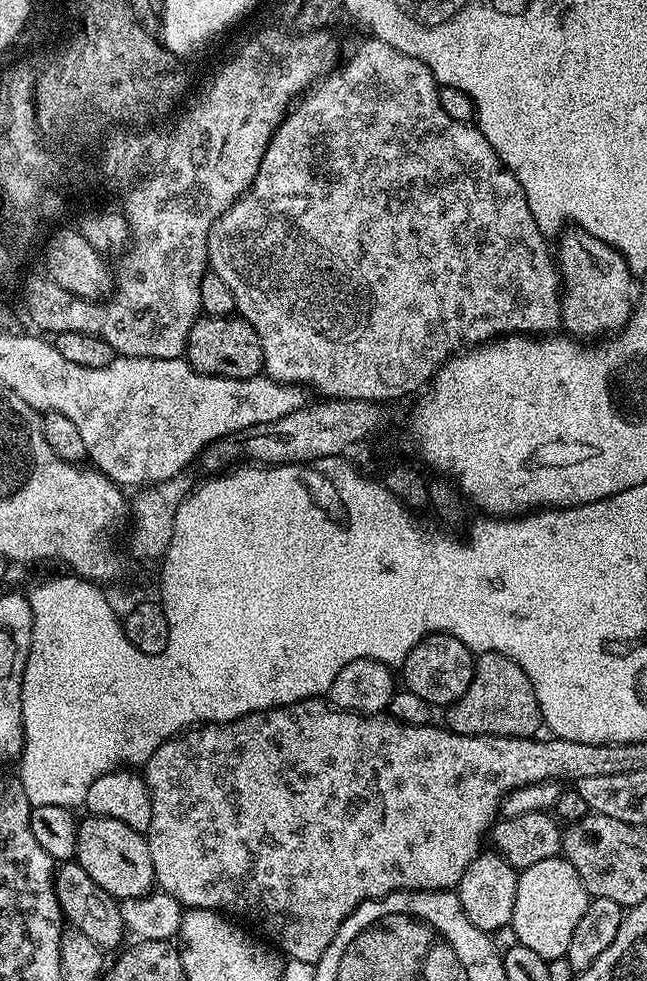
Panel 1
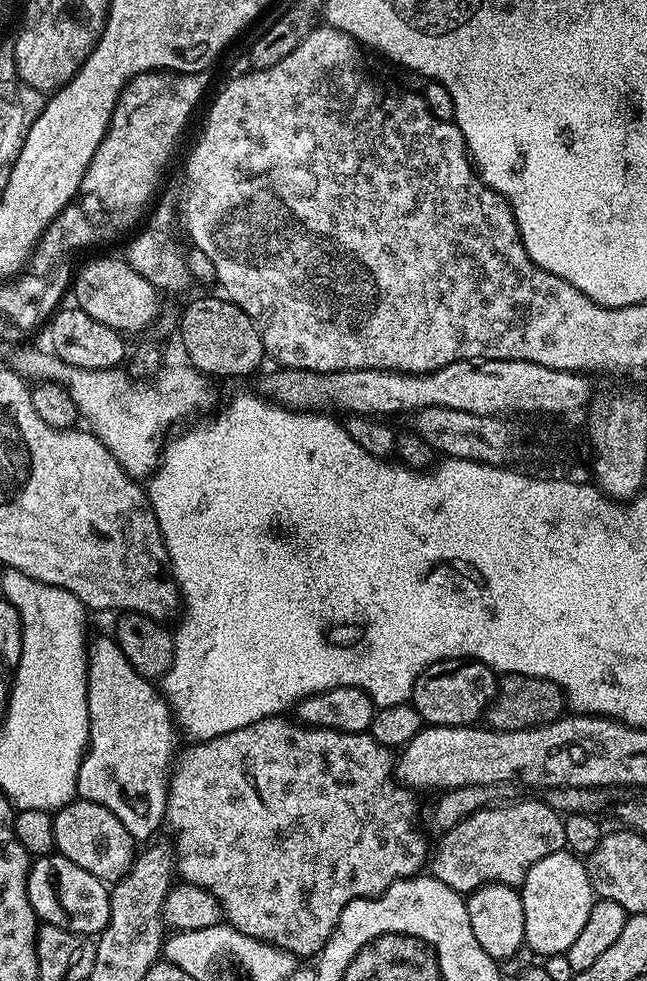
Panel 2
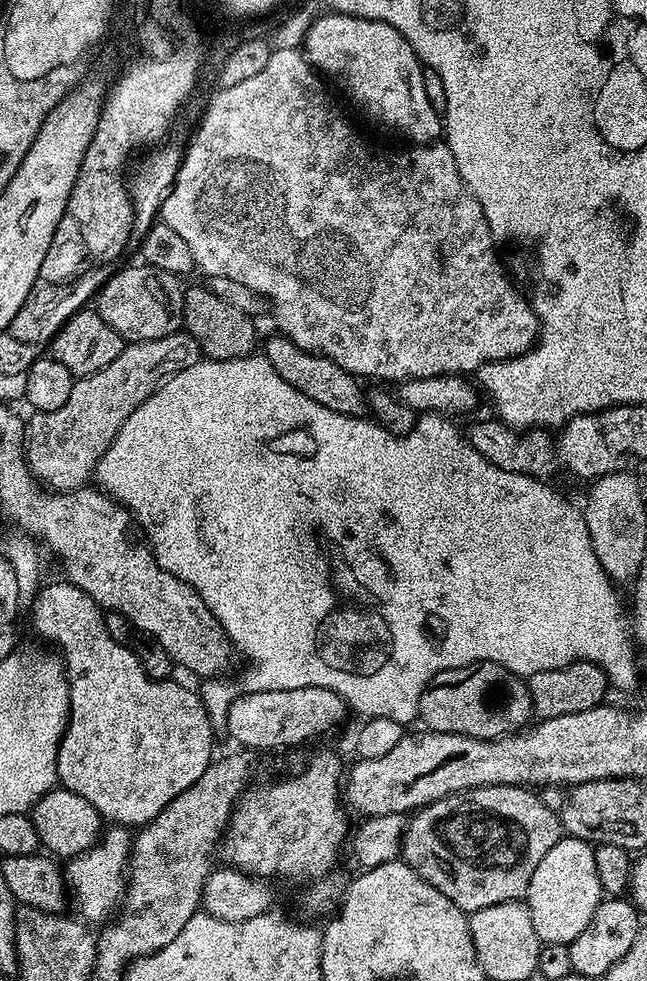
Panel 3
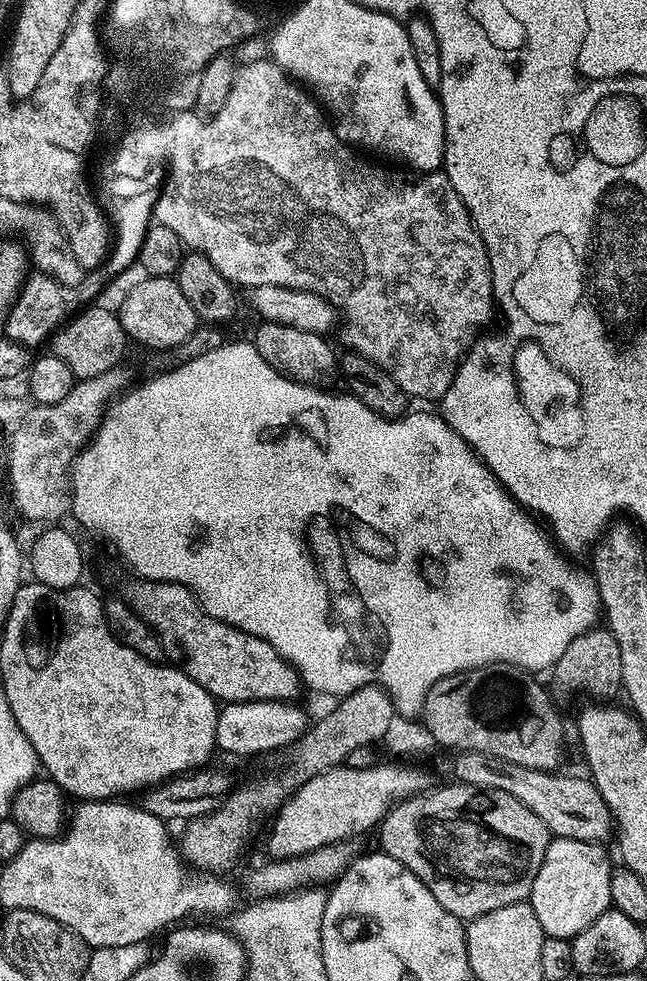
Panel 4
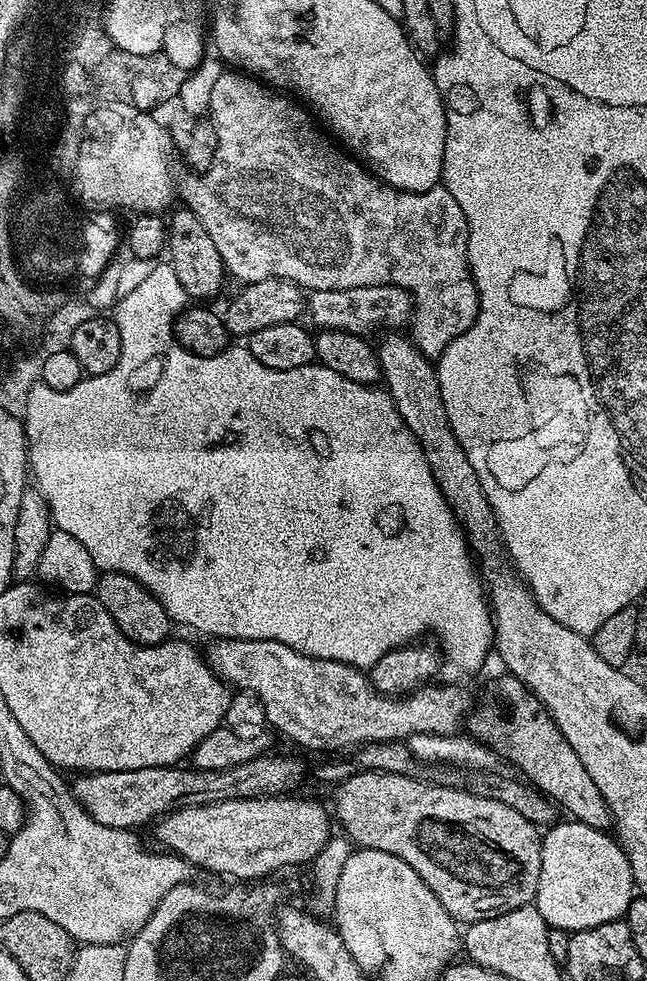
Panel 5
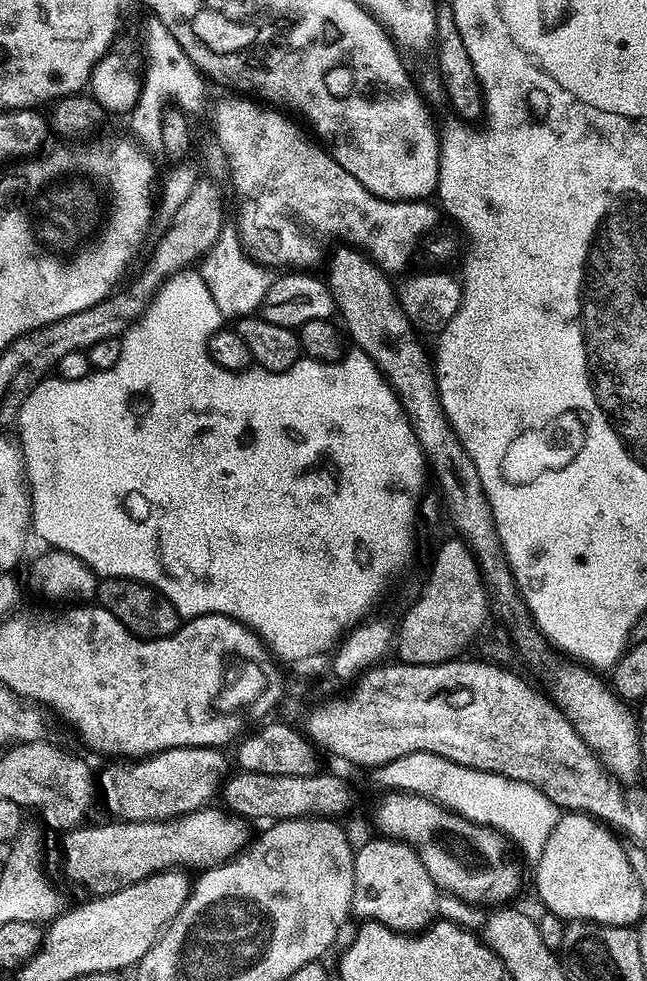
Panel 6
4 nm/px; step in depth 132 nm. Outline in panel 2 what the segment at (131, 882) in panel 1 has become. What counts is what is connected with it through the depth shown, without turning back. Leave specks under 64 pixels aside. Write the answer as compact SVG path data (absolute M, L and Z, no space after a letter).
M71 800L64 808L57 808L54 822L55 851L59 855L70 858L70 862L78 862L82 870L90 870L99 880L115 882L122 879L130 870L138 851L137 841L132 839L130 830L106 810L106 806L98 806L98 802L89 800Z

